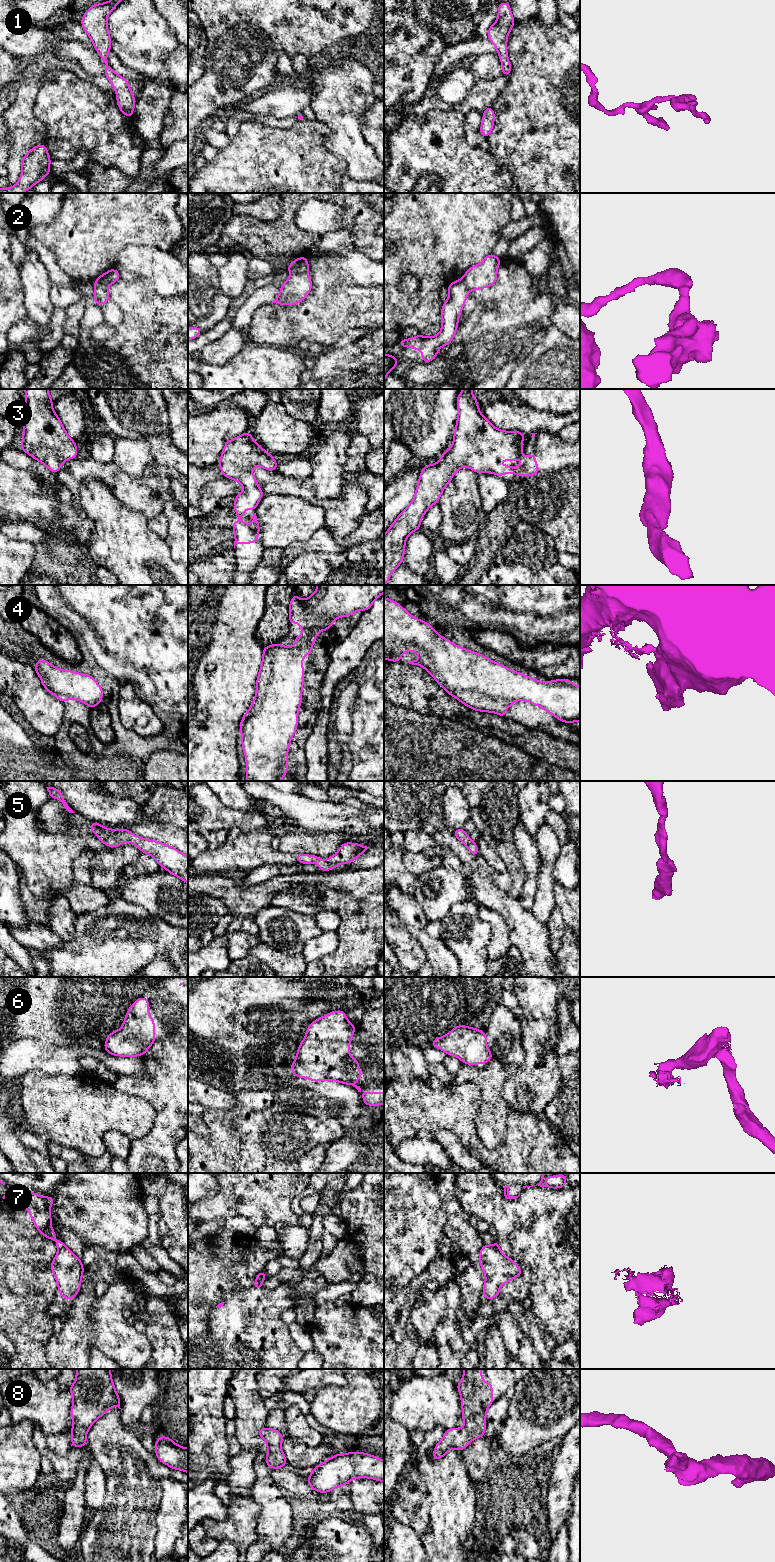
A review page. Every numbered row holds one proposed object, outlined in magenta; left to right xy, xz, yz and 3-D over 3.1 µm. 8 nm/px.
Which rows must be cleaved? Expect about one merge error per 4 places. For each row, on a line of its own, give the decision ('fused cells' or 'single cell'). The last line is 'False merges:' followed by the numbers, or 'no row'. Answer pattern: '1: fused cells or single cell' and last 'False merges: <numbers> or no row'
1: single cell
2: fused cells
3: single cell
4: single cell
5: single cell
6: single cell
7: fused cells
8: single cell
False merges: 2, 7

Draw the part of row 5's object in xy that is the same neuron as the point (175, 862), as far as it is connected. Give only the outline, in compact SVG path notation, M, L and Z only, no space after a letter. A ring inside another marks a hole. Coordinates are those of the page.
M92 822L89 829L97 835L103 844L111 848L129 841L136 845L141 852L151 855L166 871L188 883L188 856L176 848L155 840L135 836L127 828L107 829L99 823Z

